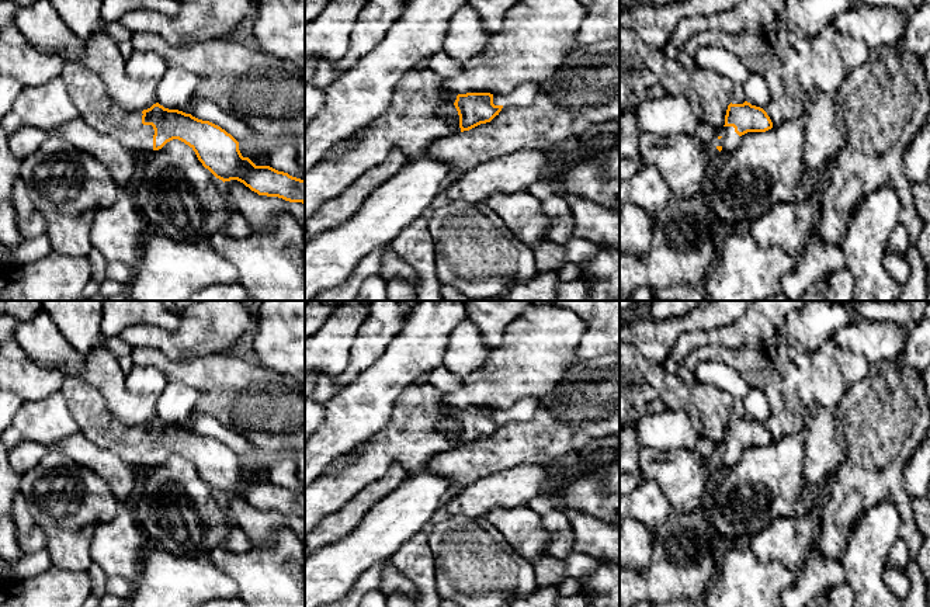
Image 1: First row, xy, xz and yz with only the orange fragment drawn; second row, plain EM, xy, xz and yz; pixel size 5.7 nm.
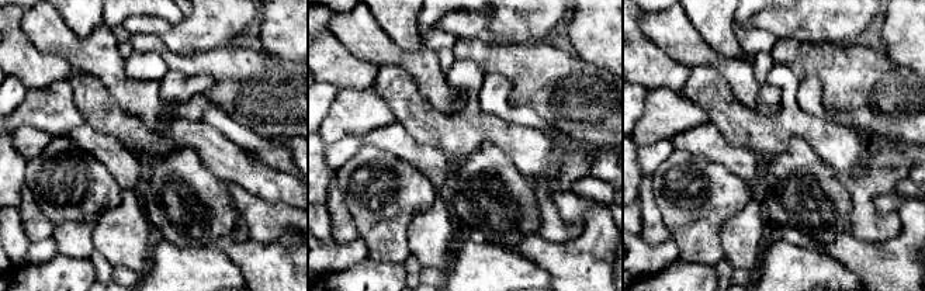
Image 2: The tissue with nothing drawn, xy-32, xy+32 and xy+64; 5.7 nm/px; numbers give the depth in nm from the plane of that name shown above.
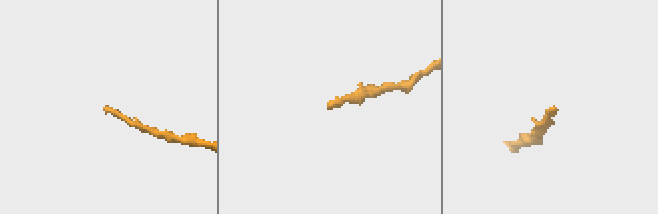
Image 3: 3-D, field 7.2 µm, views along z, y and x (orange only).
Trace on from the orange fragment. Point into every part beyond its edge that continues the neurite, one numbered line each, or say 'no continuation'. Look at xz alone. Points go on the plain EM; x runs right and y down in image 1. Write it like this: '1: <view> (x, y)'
1: xz (412, 437)

